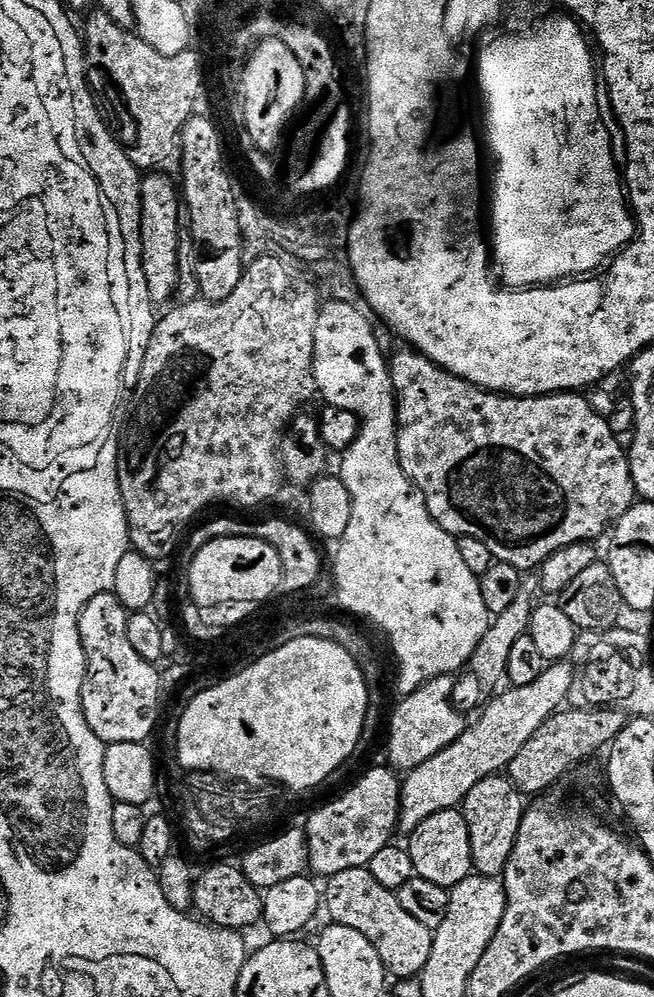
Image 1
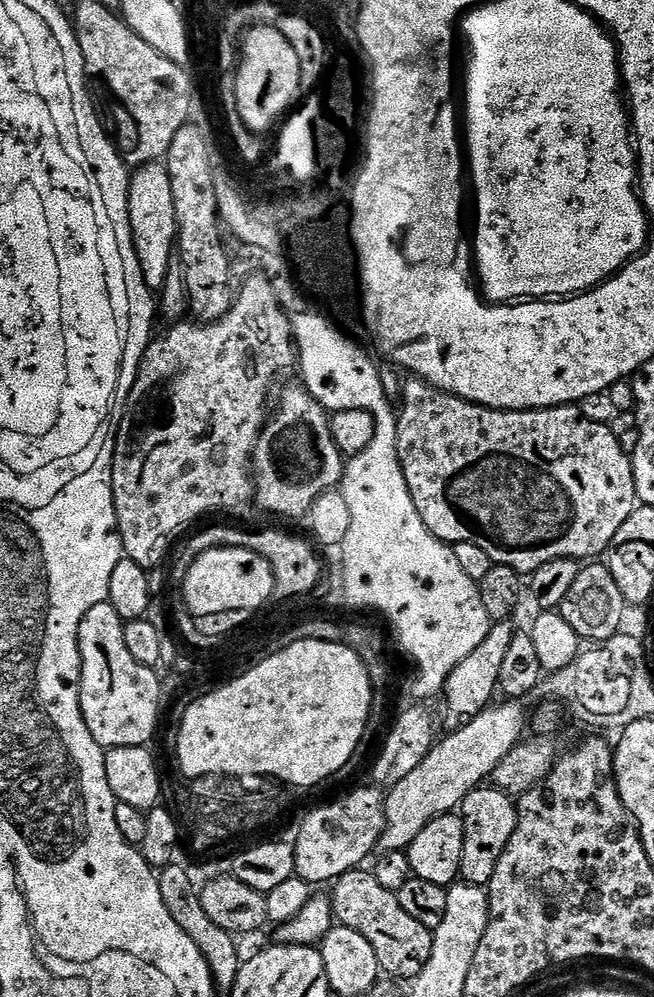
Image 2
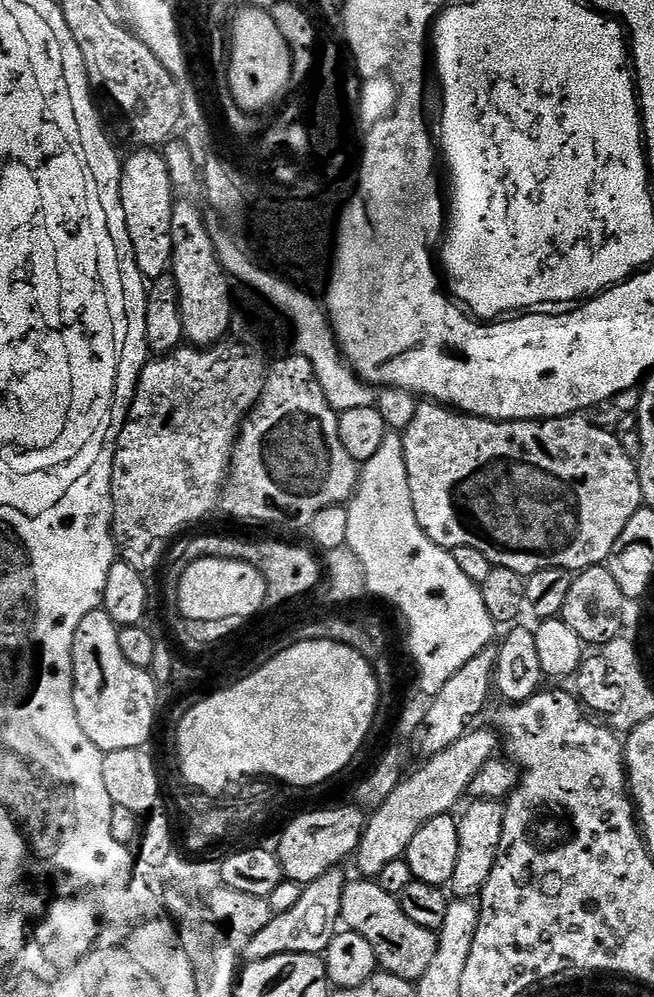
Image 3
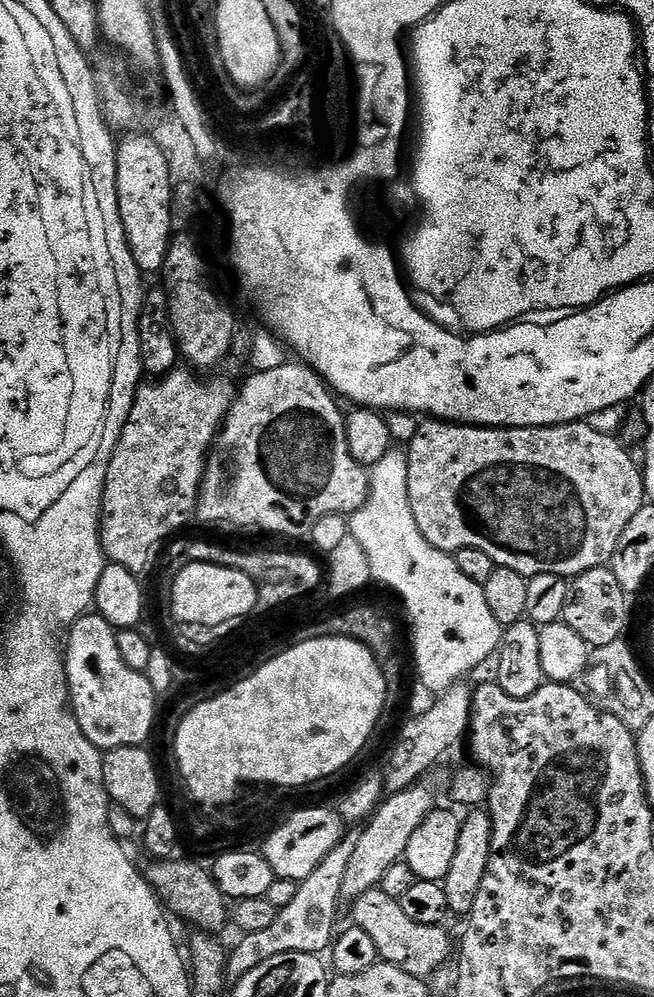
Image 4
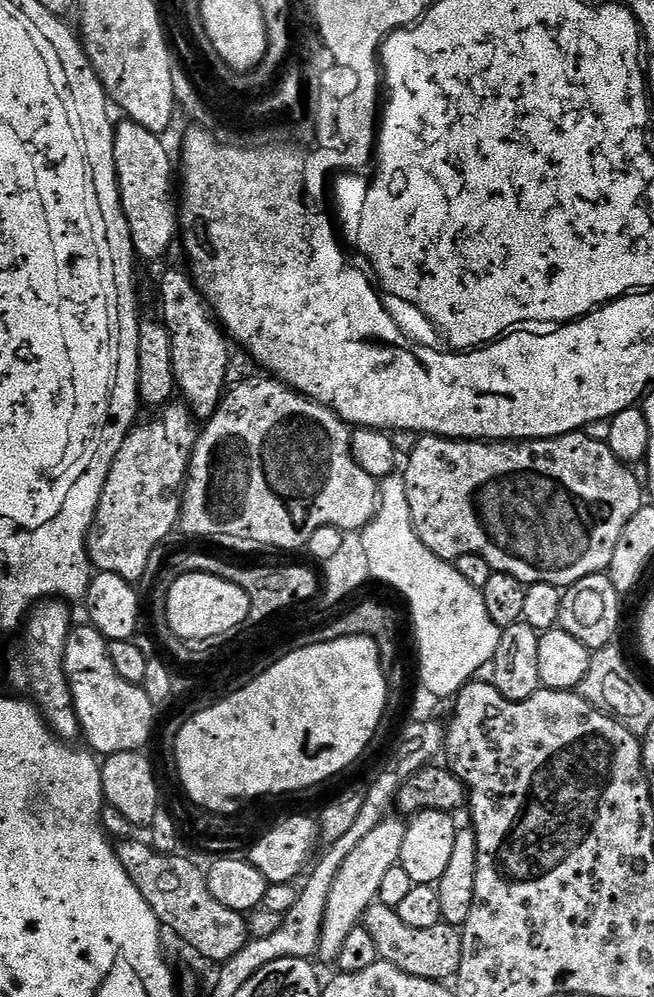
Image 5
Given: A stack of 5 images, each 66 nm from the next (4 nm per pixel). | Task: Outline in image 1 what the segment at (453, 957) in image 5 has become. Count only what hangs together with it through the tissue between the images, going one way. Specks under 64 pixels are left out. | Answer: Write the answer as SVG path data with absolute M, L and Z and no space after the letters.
M367 868L342 870L342 874L327 877L326 912L327 908L332 915L331 923L350 926L350 930L358 930L358 934L370 938L370 946L378 950L378 958L382 958L389 977L396 976L397 981L419 977L426 962L430 962L433 929L416 921L403 908L402 902L398 902L396 893L381 886Z

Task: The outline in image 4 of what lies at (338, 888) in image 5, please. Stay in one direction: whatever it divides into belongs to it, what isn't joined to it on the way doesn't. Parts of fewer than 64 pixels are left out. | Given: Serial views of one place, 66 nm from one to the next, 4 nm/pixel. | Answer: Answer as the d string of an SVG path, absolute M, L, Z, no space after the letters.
M417 782L406 790L391 793L359 829L358 846L354 846L350 866L346 866L346 882L342 882L342 897L345 901L357 900L371 888L377 887L386 875L386 870L390 870L394 862L404 859L404 851L414 830L418 830L418 826L422 826L422 822L434 811L432 792L426 785Z

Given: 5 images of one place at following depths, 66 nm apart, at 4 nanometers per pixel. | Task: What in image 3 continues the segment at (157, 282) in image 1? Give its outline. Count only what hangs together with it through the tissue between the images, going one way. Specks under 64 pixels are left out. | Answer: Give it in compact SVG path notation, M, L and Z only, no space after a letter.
M142 148L132 152L133 156L123 161L121 170L121 207L126 212L126 225L134 246L138 270L148 282L169 275L172 266L172 206L174 193L170 182L170 170L163 155L156 148Z

